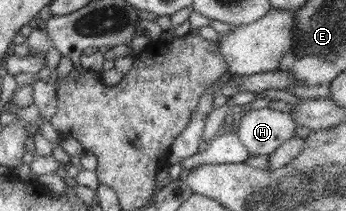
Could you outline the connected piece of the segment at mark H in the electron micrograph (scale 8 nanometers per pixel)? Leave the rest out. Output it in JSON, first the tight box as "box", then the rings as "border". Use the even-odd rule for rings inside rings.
{"box":[238,108,297,155],"border":[[[263,108],[249,111],[240,120],[238,137],[253,155],[273,154],[297,134],[297,124],[289,112]]]}

